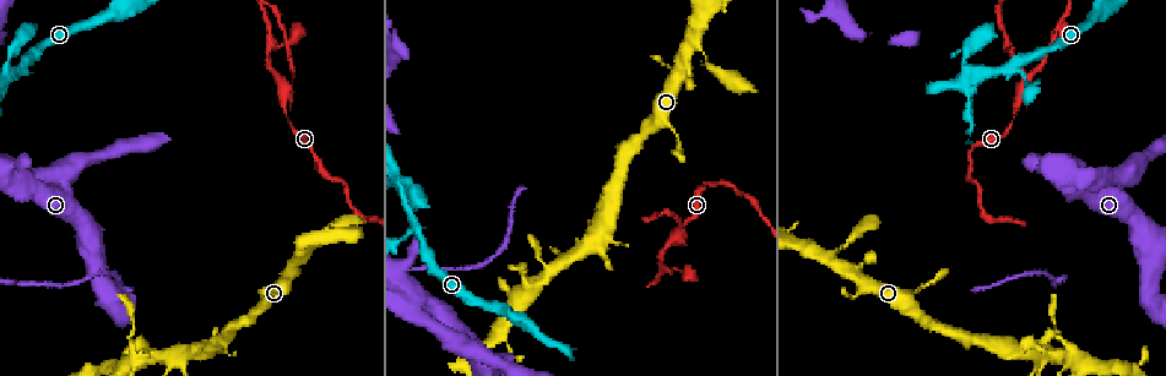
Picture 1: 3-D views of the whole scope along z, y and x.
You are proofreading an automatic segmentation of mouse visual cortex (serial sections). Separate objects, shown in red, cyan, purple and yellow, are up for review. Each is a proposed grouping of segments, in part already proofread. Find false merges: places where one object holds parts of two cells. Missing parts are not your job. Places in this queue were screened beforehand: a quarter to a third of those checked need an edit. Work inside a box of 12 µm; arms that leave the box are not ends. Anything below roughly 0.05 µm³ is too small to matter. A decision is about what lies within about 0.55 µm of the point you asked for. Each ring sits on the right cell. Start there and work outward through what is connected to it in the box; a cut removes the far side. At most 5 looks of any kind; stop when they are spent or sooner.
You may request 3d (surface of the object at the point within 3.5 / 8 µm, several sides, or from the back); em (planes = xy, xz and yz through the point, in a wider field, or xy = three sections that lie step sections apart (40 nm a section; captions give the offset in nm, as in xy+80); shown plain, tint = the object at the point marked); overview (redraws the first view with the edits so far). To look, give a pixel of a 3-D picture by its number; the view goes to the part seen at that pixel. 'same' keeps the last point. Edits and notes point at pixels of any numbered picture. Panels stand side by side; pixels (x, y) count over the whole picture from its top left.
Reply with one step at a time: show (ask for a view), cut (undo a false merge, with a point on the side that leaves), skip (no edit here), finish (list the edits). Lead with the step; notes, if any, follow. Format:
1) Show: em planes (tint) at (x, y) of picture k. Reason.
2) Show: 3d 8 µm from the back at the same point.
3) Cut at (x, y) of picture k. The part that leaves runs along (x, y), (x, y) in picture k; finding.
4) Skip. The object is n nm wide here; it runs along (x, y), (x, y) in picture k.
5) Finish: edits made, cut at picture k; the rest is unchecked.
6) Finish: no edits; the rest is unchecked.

Show: 3d 3.5 µm from the back at (414, 311) of picture 1. Sharp bend.

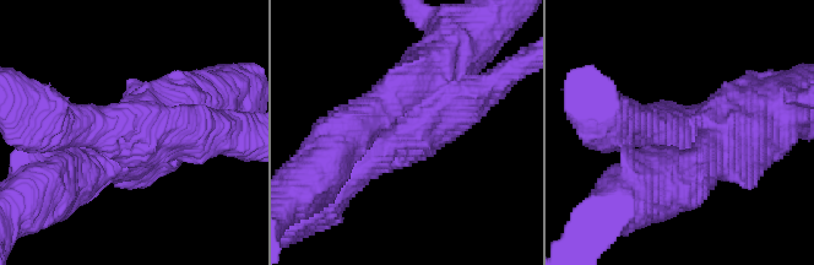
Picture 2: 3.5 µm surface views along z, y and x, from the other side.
Show: em planes (tint) at (140, 130) of picture 2.

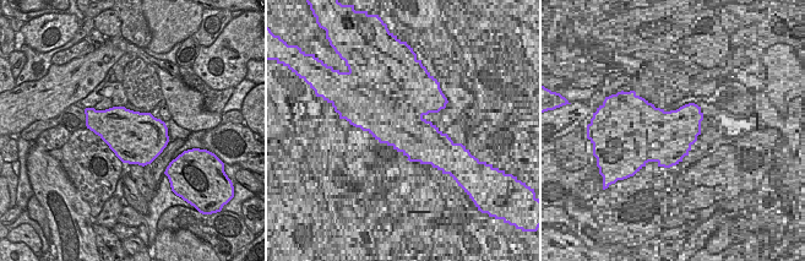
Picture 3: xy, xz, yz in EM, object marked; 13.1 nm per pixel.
Cut at (410, 158) of picture 2. The part that leaves runs along (620, 144), (582, 86), (576, 86) in picture 2; two cells meet here.

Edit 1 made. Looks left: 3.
Show: overview. See it whole again.

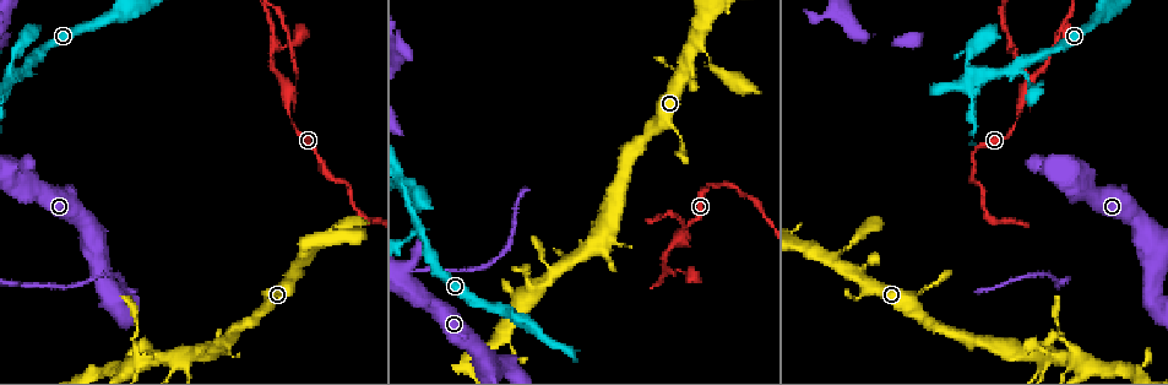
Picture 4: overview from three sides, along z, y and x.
Show: 3d 8 µm at (680, 237) of picture 4. Three-way junction.

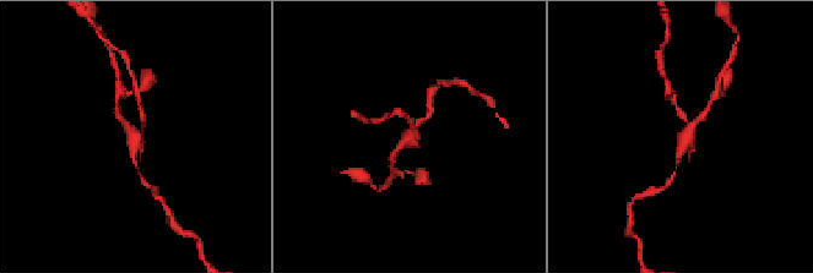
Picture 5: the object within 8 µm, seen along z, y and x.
Show: em xy step 3 (tint) at (686, 142) of picture 5. 3 arms meet here; the arms are 150, 150, 200 nm wide; need the tissue.

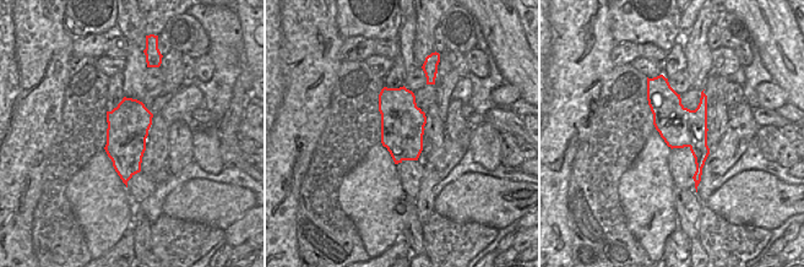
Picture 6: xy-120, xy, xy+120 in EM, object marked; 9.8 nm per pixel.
Cut at (671, 96) of picture 5. The part that leaves runs along (140, 137), (142, 115), (136, 91) in picture 5; two cells meet here.

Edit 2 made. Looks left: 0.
Finish: edits made, cut at picture 2, cut at picture 5; the rest is unchecked.

